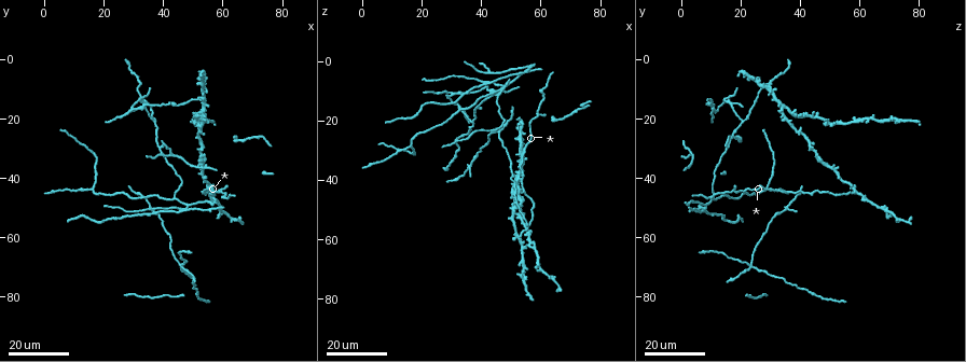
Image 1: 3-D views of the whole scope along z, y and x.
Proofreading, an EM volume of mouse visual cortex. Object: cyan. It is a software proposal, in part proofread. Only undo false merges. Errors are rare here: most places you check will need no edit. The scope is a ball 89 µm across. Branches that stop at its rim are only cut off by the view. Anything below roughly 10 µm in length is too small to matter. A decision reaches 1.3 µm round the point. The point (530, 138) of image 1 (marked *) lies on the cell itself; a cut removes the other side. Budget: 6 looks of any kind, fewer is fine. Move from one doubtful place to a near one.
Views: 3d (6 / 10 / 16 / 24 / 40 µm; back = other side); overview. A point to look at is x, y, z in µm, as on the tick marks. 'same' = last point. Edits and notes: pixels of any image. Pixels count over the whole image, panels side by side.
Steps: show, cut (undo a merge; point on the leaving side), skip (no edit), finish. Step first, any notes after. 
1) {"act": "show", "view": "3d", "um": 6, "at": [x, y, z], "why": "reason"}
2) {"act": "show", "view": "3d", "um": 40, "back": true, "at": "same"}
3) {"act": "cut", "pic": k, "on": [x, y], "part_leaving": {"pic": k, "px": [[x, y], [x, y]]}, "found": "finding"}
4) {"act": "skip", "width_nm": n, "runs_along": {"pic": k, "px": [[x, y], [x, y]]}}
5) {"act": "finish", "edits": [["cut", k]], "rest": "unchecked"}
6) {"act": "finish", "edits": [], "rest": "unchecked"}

{"act": "show", "view": "3d", "um": 16, "at": [43, 47, 11]}

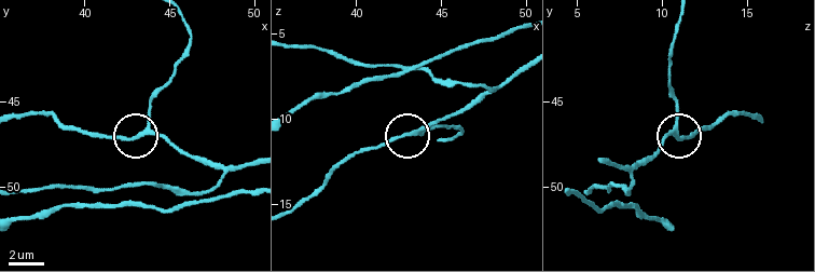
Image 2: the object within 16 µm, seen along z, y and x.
{"act": "show", "view": "3d", "um": 10, "at": [43.8, 46.5, 10.7]}

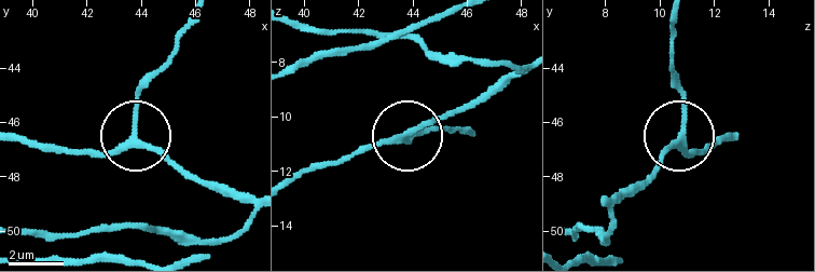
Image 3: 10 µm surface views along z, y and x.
{"act": "skip", "width_nm": 210, "found": "one cell here"}

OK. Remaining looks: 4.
{"act": "show", "view": "3d", "um": 16, "at": [46, 70, 24], "why": "four-way junction"}

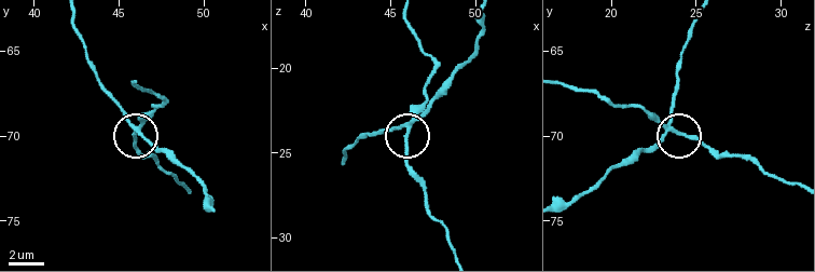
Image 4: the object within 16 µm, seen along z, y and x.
{"act": "show", "view": "3d", "um": 6, "at": [46.0, 69.8, 23.3]}

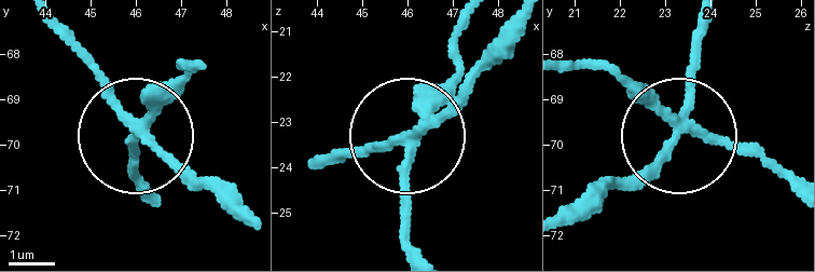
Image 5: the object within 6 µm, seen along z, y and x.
{"act": "cut", "pic": 5, "on": [182, 172], "side_arm_um": 39, "part_leaving": {"pic": 5, "px": [[135, 124], [58, 24]]}, "found": "two cells meet here"}

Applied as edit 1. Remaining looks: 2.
{"act": "show", "view": "3d", "um": 16, "at": [48, 49, 9], "why": "a fork"}

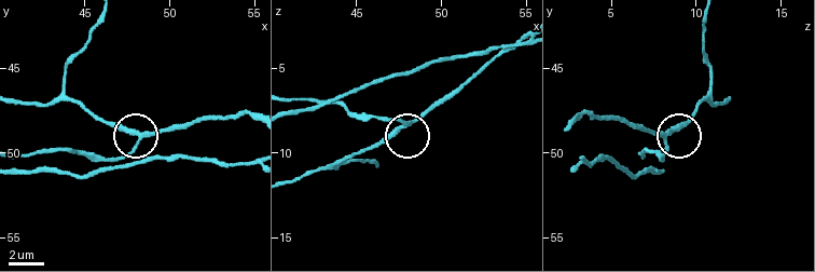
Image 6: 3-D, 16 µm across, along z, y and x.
{"act": "show", "view": "3d", "um": 6, "at": [48.3, 48.8, 8.1]}

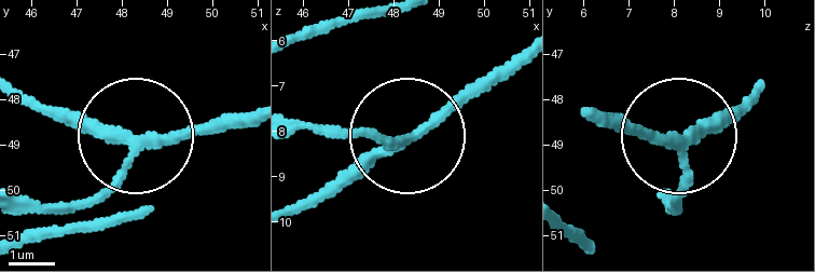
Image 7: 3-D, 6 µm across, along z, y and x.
{"act": "skip", "runs_along": {"pic": 7, "px": [[24, 198], [70, 209], [139, 144], [239, 128]]}, "found": "one cell here"}

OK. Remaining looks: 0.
{"act": "finish", "edits": [["cut", 5]], "rest": "unchecked"}

